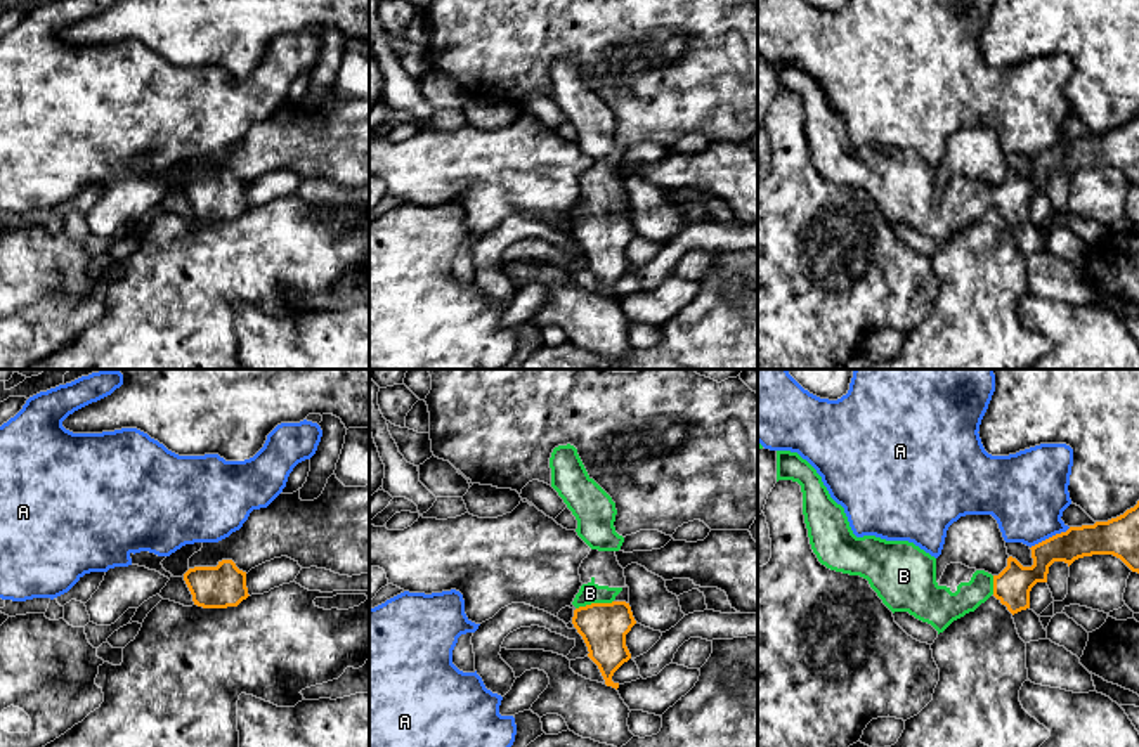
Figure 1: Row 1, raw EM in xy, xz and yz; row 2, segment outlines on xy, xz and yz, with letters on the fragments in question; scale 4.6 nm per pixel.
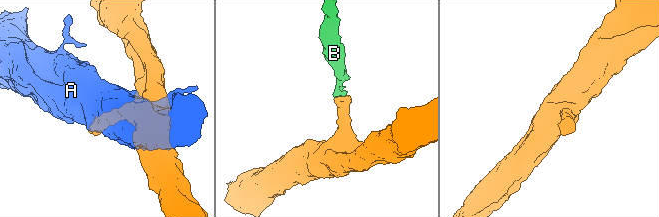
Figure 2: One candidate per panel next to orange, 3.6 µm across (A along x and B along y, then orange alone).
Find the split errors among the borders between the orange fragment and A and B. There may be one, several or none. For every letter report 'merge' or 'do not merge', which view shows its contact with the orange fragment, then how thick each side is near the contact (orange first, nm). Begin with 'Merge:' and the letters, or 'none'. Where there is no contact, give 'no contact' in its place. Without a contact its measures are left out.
Merge: B
A: do not merge | yz | 160/380 nm
B: merge | xz | 220/100 nm

